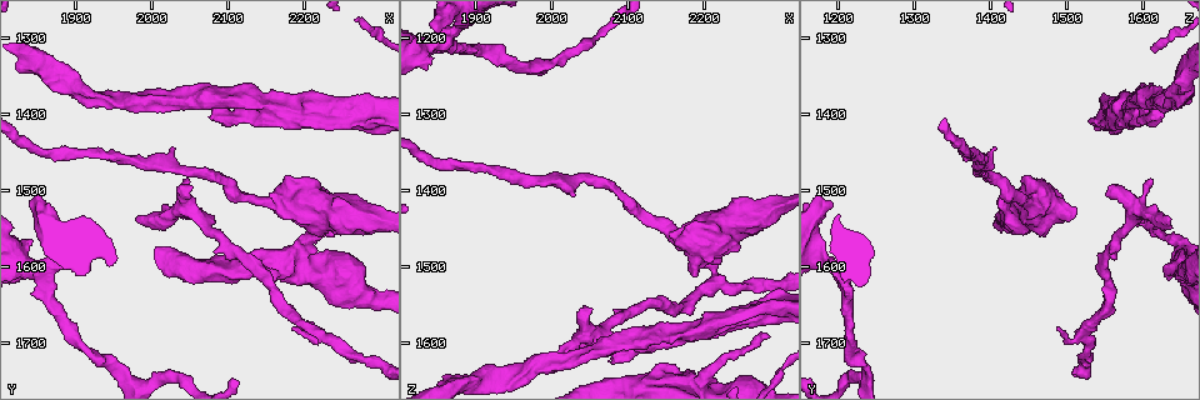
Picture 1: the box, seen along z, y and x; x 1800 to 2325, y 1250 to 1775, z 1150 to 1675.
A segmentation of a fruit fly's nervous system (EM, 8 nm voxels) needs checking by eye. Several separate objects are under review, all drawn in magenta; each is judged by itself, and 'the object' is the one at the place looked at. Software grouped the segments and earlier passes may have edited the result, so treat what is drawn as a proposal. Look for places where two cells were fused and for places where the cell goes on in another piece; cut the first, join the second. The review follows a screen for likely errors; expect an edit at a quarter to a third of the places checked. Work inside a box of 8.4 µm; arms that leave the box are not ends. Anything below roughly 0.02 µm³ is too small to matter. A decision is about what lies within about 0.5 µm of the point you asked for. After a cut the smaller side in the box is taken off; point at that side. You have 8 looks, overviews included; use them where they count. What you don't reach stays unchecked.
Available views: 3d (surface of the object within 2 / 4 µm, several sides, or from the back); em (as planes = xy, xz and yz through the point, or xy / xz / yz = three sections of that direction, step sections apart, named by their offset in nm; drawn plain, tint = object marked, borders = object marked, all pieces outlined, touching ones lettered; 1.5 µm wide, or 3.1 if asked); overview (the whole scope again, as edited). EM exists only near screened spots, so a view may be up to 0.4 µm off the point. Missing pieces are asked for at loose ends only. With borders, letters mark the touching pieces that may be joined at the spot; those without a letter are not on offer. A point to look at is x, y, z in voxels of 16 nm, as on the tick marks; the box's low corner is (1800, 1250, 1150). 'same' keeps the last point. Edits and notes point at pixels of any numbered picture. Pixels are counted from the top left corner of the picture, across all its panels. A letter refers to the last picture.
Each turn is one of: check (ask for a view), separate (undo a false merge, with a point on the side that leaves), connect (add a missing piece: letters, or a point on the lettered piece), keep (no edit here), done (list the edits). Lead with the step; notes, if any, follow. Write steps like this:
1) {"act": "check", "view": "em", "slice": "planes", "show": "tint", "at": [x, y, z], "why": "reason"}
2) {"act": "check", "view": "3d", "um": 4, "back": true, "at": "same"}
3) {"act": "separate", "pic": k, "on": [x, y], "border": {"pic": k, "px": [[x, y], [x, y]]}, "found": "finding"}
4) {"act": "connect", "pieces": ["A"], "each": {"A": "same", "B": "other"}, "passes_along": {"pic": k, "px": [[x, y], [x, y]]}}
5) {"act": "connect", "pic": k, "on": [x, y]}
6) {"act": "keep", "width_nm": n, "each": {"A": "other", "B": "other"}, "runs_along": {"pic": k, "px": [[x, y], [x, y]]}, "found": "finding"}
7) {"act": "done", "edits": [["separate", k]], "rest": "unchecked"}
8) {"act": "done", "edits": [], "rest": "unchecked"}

{"act": "check", "view": "3d", "um": 4, "at": [1855, 1610, 1200], "why": "thin neck"}

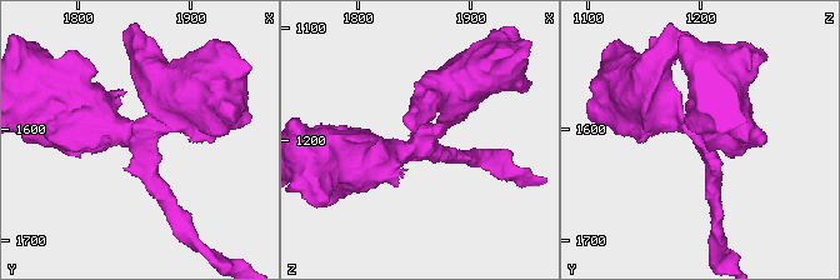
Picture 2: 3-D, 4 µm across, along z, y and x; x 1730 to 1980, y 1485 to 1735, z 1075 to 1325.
{"act": "check", "view": "em", "slice": "planes", "show": "tint", "at": [1858, 1606, 1200], "arms": 3, "arm_widths_nm": [220, 360, 500]}

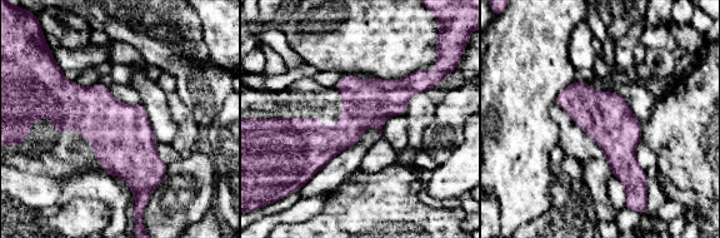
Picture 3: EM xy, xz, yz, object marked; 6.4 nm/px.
{"act": "check", "view": "em", "slice": "planes", "show": "borders", "at": "same"}

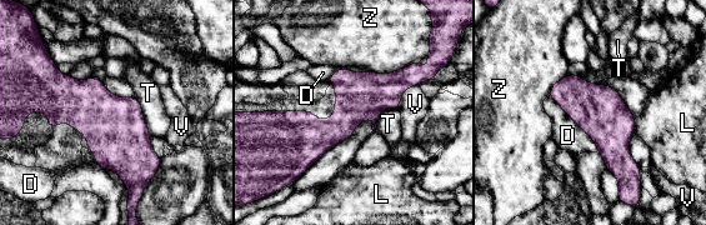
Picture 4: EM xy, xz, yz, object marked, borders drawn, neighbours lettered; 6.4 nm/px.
{"act": "keep", "width_nm": 280, "each": {"D": "other", "L": "other", "T": "other", "V": "other", "Z": "other"}, "border": {"pic": 4, "px": [[550, 95], [587, 134], [599, 150]]}, "found": "continuous, no second cell"}

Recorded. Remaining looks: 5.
{"act": "check", "view": "em", "um": 3.1, "slice": "xz", "step": 16, "show": "borders", "at": [1980, 1540, 1635], "why": "an open end"}

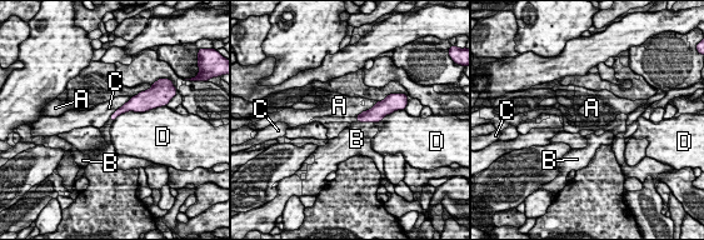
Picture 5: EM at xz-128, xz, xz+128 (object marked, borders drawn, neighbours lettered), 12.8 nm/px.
{"act": "check", "view": "em", "um": 3.1, "slice": "planes", "show": "borders", "at": "same", "why": "another direction"}

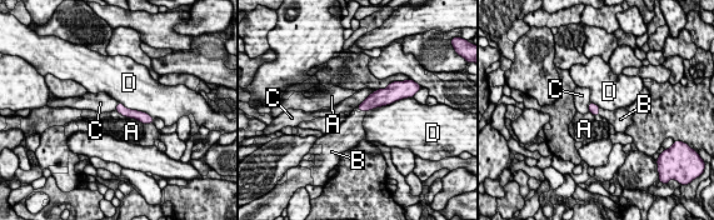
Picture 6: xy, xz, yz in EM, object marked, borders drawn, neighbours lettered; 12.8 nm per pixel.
{"act": "connect", "pieces": ["B"], "width_nm": 120, "each": {"A": "other", "B": "same", "C": "other", "D": "other"}, "passes_along": {"pic": 6, "px": [[377, 99], [363, 110], [353, 126]]}, "found": "the cell continues"}

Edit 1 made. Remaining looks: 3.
{"act": "check", "view": "3d", "um": 4, "at": [2110, 1380, 1600], "why": "arms part here"}

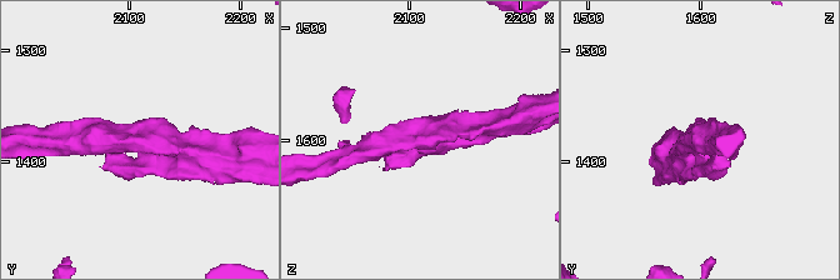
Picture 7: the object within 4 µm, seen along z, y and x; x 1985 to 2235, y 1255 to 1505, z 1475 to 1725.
{"act": "check", "view": "em", "slice": "planes", "show": "borders", "at": [2114, 1382, 1596], "why": "now the EM"}

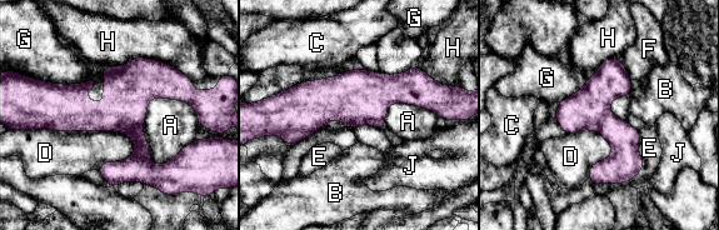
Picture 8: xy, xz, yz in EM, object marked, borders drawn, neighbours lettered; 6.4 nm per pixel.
{"act": "separate", "pic": 8, "on": [348, 124], "width_nm": 260, "each": {"A": "other", "B": "other", "C": "other", "D": "other", "E": "other", "F": "other", "G": "other", "H": "other", "J": "other"}, "border": {"pic": 8, "px": [[383, 120], [344, 121]]}, "found": "two cells meet here"}

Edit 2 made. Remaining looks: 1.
{"act": "done", "edits": [["connect", 6], ["separate", 8]], "rest": "unchecked"}

